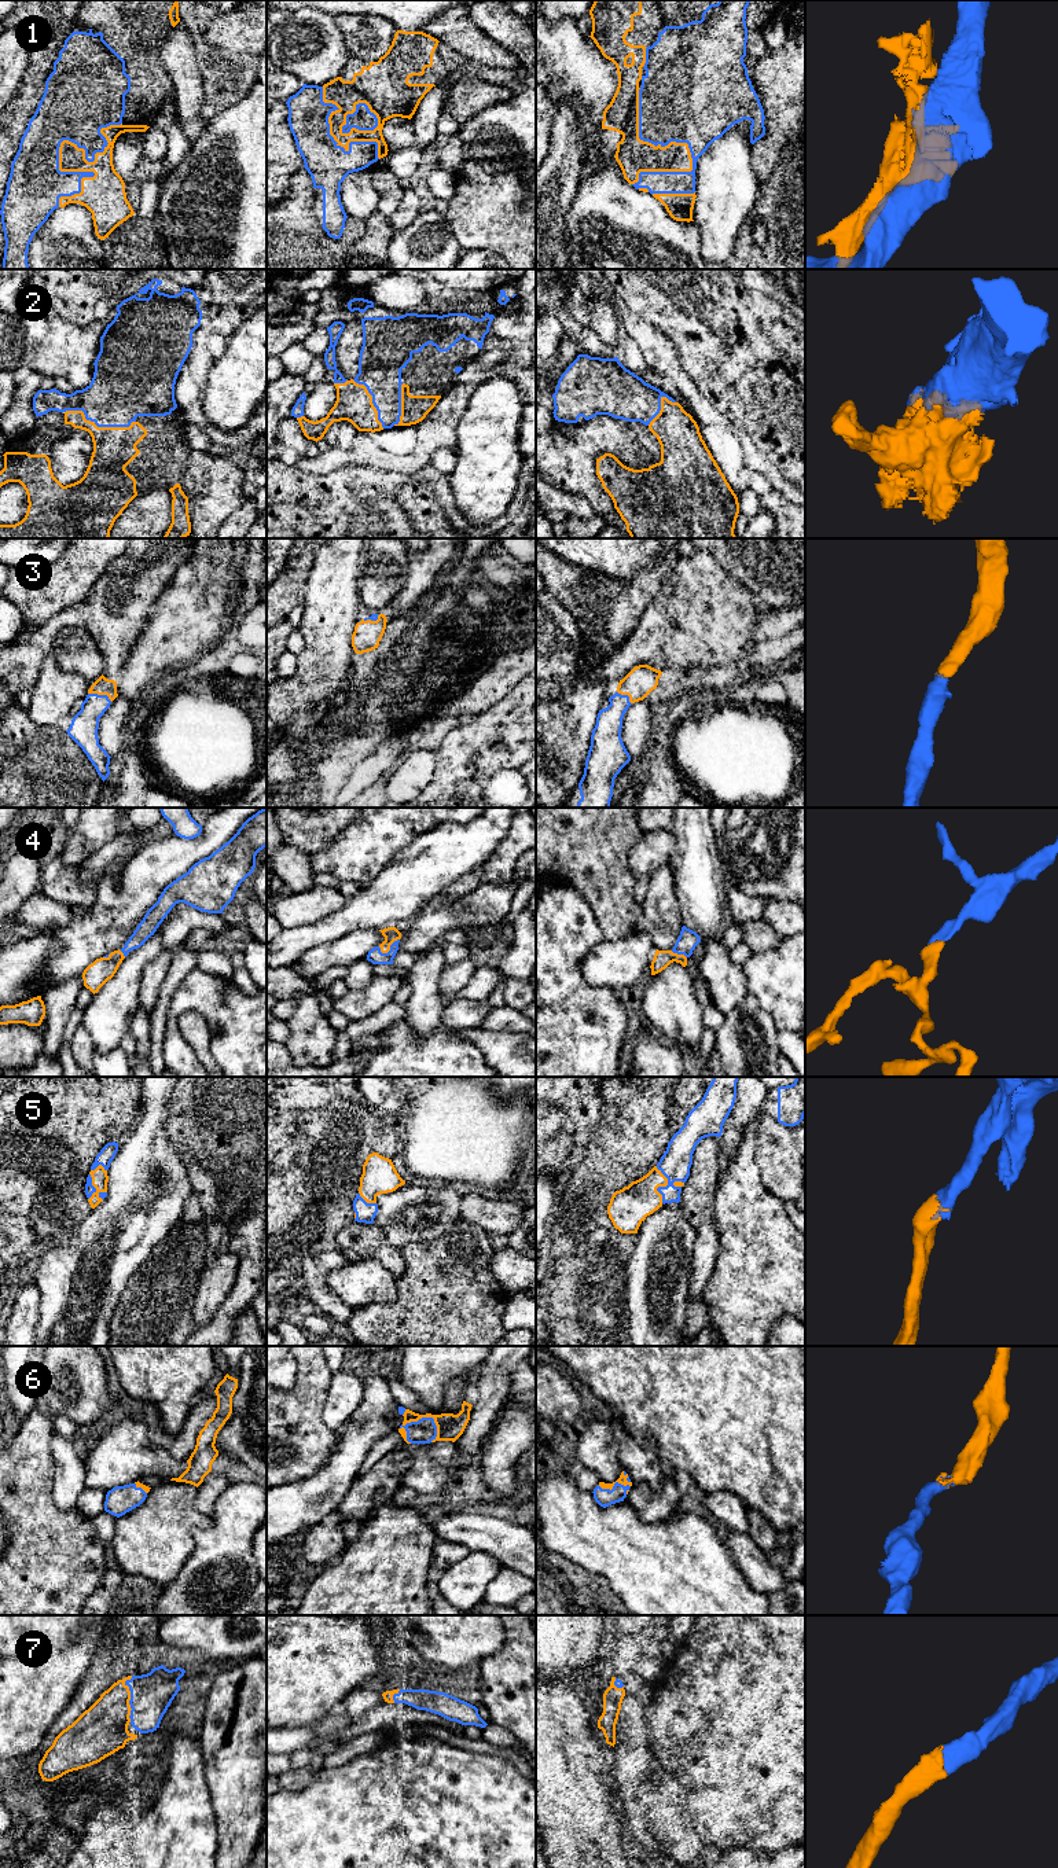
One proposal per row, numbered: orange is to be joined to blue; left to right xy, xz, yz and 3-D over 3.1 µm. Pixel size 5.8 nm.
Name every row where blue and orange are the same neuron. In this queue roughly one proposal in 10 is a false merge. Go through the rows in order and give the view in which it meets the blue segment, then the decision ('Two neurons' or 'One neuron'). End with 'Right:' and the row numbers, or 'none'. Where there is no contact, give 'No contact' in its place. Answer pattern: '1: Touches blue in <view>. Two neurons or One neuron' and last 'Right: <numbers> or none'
1: Touches blue in xy. Two neurons
2: Touches blue in xy. One neuron
3: Touches blue in xy. One neuron
4: Touches blue in xz. One neuron
5: Touches blue in yz. One neuron
6: Touches blue in xz. One neuron
7: Touches blue in xy. One neuron
Right: 2, 3, 4, 5, 6, 7

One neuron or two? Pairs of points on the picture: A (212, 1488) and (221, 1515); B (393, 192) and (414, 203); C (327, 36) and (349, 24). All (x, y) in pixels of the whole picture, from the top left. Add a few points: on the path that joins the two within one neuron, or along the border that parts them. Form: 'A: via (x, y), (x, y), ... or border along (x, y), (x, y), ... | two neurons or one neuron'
A: border along (231, 1482), (219, 1497), (210, 1515) | two neurons
B: border along (406, 190), (399, 206), (388, 217) | two neurons
C: border along (333, 17), (352, 55) | two neurons

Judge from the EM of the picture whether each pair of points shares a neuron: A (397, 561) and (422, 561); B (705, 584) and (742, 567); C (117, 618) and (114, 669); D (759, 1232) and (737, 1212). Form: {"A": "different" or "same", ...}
{"A": "different", "B": "different", "C": "same", "D": "same"}

